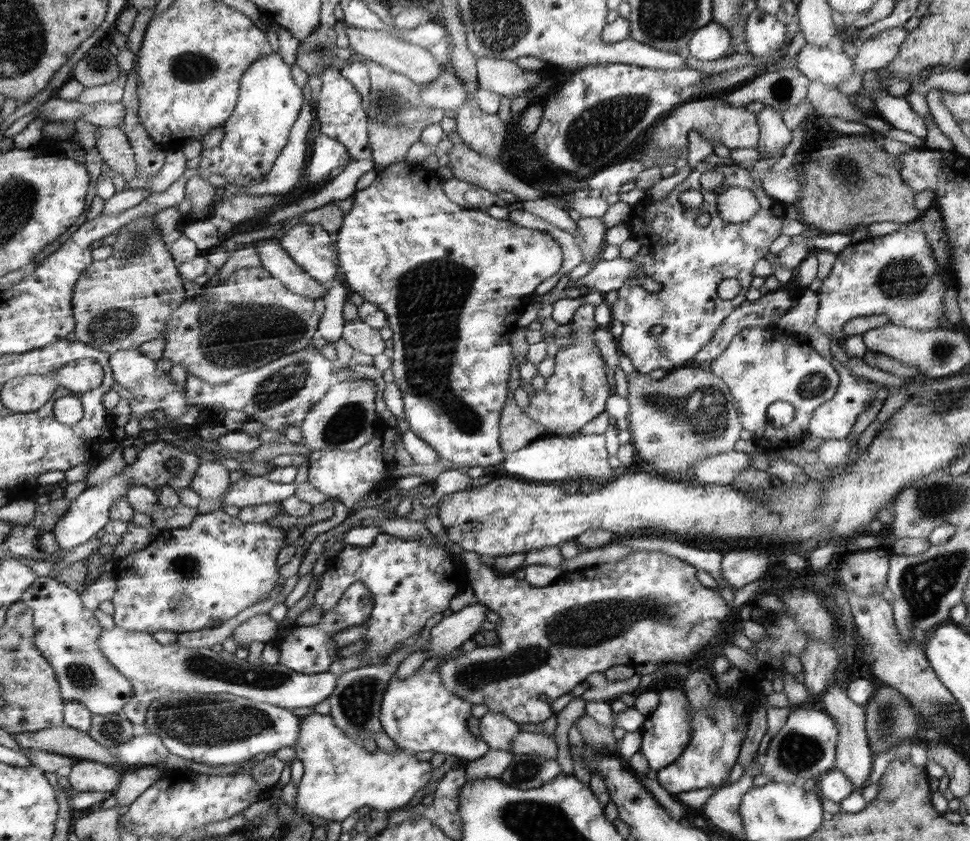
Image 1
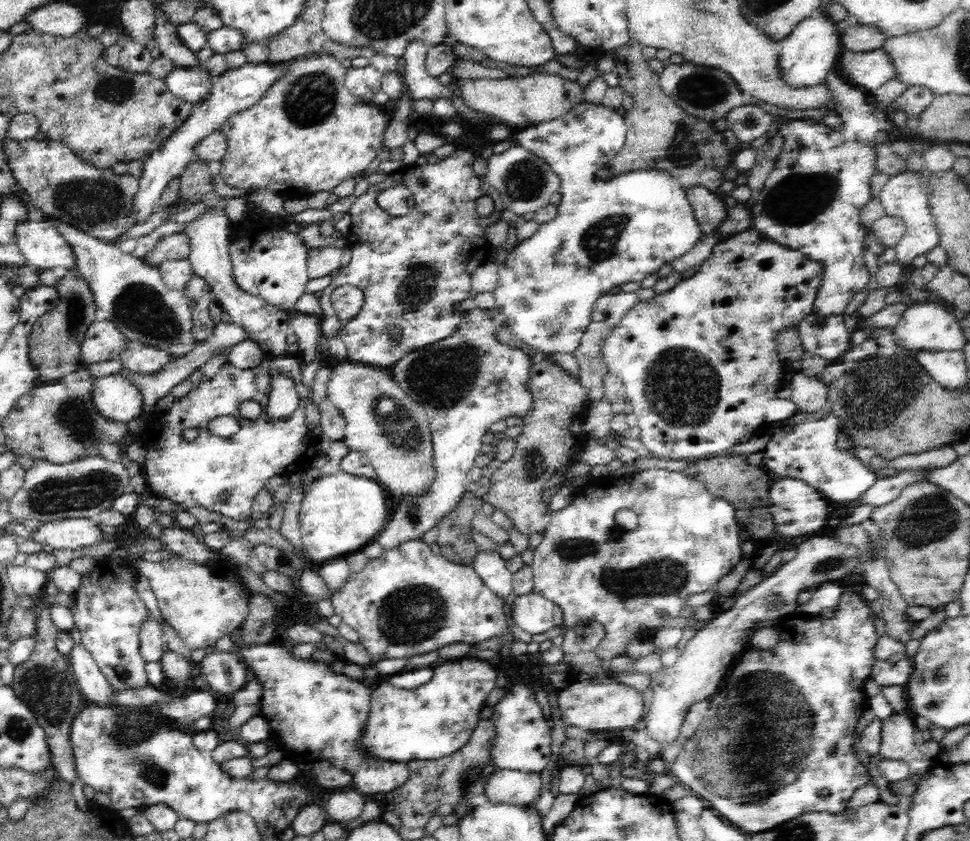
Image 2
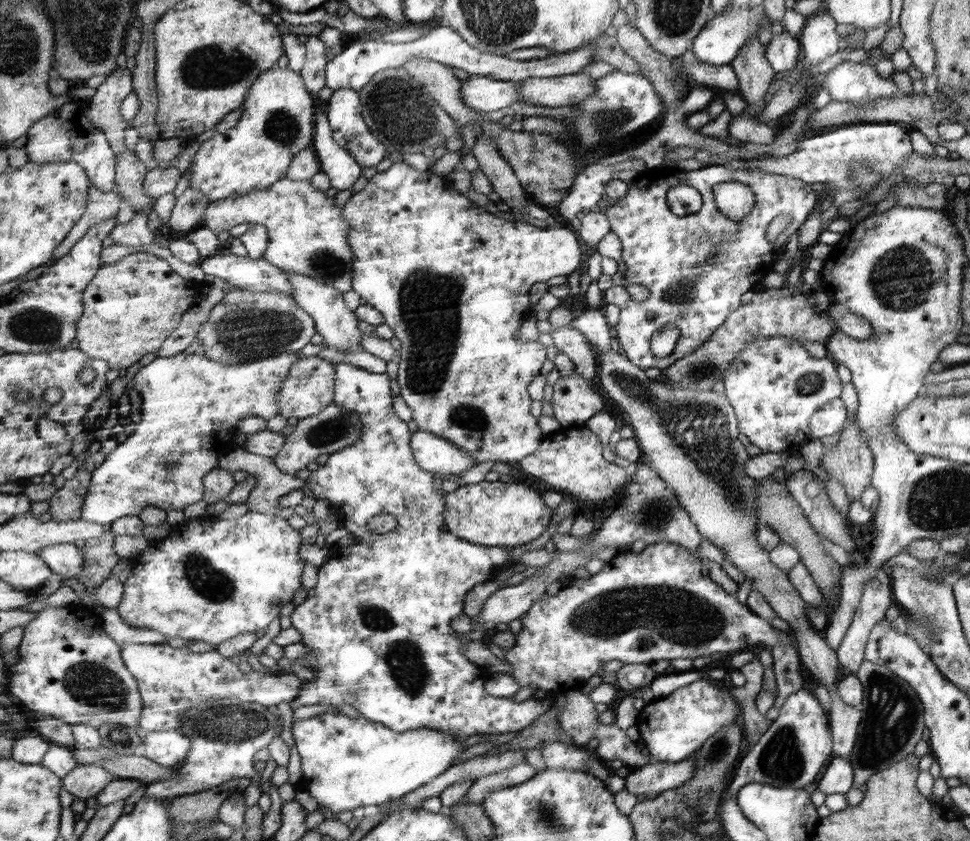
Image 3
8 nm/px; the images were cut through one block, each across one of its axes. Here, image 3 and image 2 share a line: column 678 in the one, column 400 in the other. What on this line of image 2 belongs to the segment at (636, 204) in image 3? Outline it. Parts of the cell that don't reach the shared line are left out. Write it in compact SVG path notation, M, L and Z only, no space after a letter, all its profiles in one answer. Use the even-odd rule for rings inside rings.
M455 149L450 156L443 158L437 164L422 164L419 165L411 165L408 167L402 167L399 171L389 174L382 180L382 182L378 182L378 184L372 184L368 187L367 192L364 192L362 196L358 196L356 200L354 200L354 204L352 204L352 208L348 210L348 213L352 215L352 230L346 235L347 240L347 250L348 250L348 258L345 262L345 265L338 269L338 274L334 274L331 278L331 283L321 291L321 296L319 299L322 312L324 312L324 316L322 316L322 328L320 328L320 332L324 332L324 336L328 336L328 338L334 338L334 336L340 336L342 341L347 348L347 359L352 361L353 363L364 363L365 365L371 367L391 367L395 365L401 358L404 358L408 353L411 353L414 350L418 350L419 348L426 347L429 344L437 343L439 340L450 336L456 328L458 328L458 324L462 321L463 315L465 312L461 309L462 301L466 300L470 296L470 291L472 289L471 276L472 272L478 268L481 264L484 264L489 258L490 252L493 251L492 246L486 243L487 237L485 236L485 231L491 226L490 224L494 224L494 222L502 221L502 213L506 211L506 206L500 197L500 194L494 190L488 182L486 182L485 178L478 178L474 173L474 159L475 153L472 149ZM402 185L406 188L409 188L412 191L412 195L414 195L414 199L416 200L416 205L414 206L414 210L411 210L406 217L396 217L389 218L383 216L382 211L379 209L379 206L376 204L377 195L385 190L386 188L394 187ZM482 196L488 196L492 198L494 201L495 210L493 214L487 218L482 218L477 215L476 212L476 200ZM345 284L352 285L356 288L362 290L364 295L364 304L362 306L362 310L352 318L346 326L338 332L338 318L336 310L334 309L331 292L338 288L338 286L342 286ZM390 326L395 326L395 328L399 328L401 330L400 338L392 339L390 338L390 334L388 334L388 330L390 330Z

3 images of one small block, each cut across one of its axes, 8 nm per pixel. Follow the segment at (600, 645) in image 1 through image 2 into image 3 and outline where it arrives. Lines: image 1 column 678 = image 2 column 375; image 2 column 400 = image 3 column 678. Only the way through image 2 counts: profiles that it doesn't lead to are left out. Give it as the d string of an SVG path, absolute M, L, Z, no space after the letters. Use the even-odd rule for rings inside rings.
M661 542L658 544L646 545L641 552L633 552L632 550L626 553L616 554L610 561L606 562L604 568L589 577L588 579L577 579L572 577L572 581L567 586L563 586L562 589L556 595L543 596L540 600L537 600L531 606L530 611L526 615L521 616L523 627L520 632L517 633L516 645L514 649L506 650L504 652L504 664L508 664L512 667L508 670L507 674L514 678L519 688L525 686L531 686L533 695L528 700L536 700L541 697L541 694L548 694L554 696L560 696L568 691L580 690L582 686L588 682L592 676L595 676L602 666L606 662L611 660L617 660L624 664L644 664L652 665L660 660L676 660L679 658L691 659L694 661L696 658L708 657L714 653L729 653L734 650L746 650L750 646L756 646L756 644L766 644L766 646L778 646L788 645L794 646L794 638L791 633L785 633L780 629L772 626L772 622L768 624L764 617L758 616L757 613L750 612L742 602L736 599L735 595L728 593L720 584L712 578L704 576L702 574L702 562L692 554L690 549L687 549L684 545L676 543Z

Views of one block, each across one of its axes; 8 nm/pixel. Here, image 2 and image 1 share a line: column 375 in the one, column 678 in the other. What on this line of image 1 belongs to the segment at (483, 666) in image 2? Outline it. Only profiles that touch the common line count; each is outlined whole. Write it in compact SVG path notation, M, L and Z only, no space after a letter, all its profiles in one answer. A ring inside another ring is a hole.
M662 685L658 691L660 704L658 708L647 716L641 732L641 747L639 752L644 754L648 761L649 768L654 771L662 770L676 762L676 758L684 754L686 747L692 740L693 726L689 724L691 716L690 702L686 699L685 693L680 686L665 687Z

